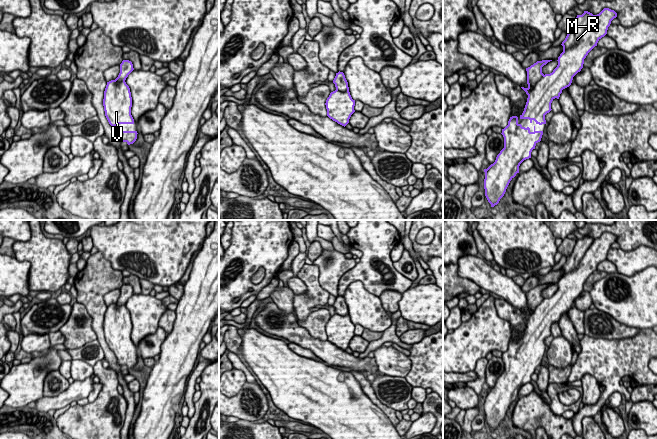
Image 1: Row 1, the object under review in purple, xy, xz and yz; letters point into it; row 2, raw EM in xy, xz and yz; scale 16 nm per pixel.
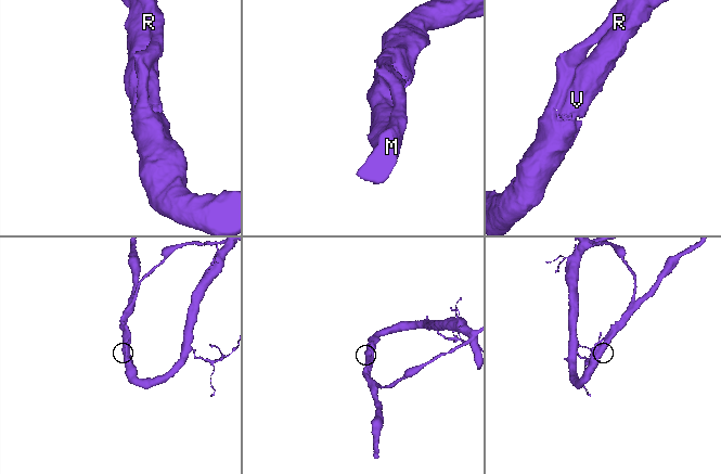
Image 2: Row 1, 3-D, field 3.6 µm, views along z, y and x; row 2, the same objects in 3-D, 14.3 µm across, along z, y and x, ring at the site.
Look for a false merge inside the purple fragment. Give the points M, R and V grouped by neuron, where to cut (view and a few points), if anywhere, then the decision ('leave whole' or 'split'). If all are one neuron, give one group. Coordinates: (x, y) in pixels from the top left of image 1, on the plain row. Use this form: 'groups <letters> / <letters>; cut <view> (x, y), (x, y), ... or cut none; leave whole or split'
groups M R V; cut none; leave whole

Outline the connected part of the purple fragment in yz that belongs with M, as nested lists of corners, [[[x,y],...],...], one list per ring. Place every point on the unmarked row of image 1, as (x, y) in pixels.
[[[604,232],[597,239],[584,235],[582,239],[577,239],[571,255],[562,266],[563,276],[558,281],[558,289],[552,297],[545,299],[542,297],[542,291],[552,284],[537,285],[526,292],[528,311],[521,312],[526,316],[528,322],[520,343],[529,343],[530,347],[534,344],[539,349],[546,348],[545,339],[552,334],[552,325],[555,322],[559,323],[562,314],[571,309],[573,301],[583,292],[584,283],[597,270],[598,265],[607,258],[611,245],[616,241],[617,237],[609,232]]]

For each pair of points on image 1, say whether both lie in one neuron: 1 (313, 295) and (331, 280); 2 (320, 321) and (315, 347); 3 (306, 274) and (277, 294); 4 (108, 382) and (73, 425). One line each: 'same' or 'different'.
1: different
2: different
3: different
4: same

